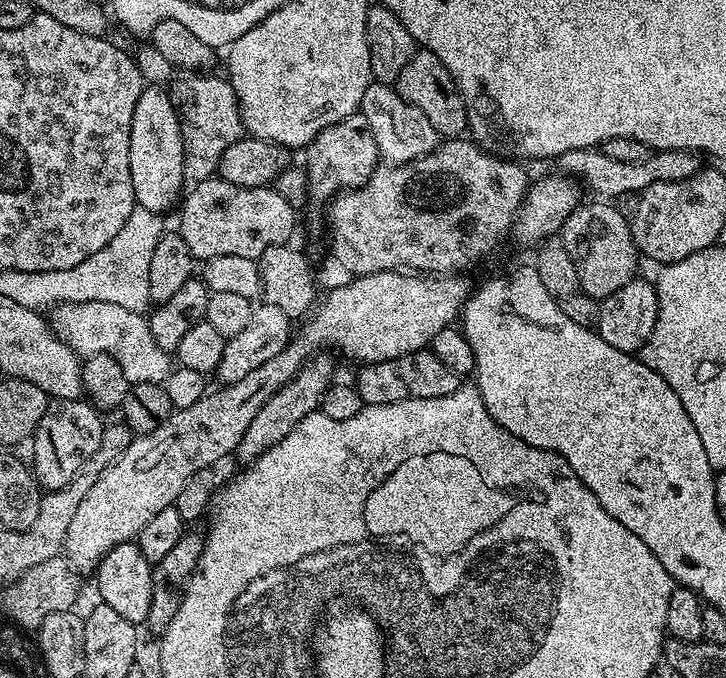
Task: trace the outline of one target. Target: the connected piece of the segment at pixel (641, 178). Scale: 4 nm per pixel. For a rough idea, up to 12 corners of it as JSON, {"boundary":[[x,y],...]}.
{"boundary":[[603,150],[562,153],[559,171],[600,198],[682,182],[700,171],[695,152],[653,151],[614,162]]}

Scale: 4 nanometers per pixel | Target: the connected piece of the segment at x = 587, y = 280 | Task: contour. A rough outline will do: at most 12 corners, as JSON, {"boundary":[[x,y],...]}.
{"boundary":[[584,202],[562,239],[580,291],[602,301],[637,279],[629,220]]}

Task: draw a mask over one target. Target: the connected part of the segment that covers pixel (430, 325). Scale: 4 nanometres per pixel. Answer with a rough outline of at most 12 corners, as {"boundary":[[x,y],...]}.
{"boundary":[[460,274],[338,285],[282,354],[175,409],[98,474],[63,555],[92,574],[317,352],[363,366],[427,349]]}

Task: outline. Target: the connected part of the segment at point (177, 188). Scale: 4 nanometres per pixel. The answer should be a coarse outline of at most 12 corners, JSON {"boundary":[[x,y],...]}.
{"boundary":[[145,85],[134,106],[137,205],[181,199],[184,143],[171,93]]}

